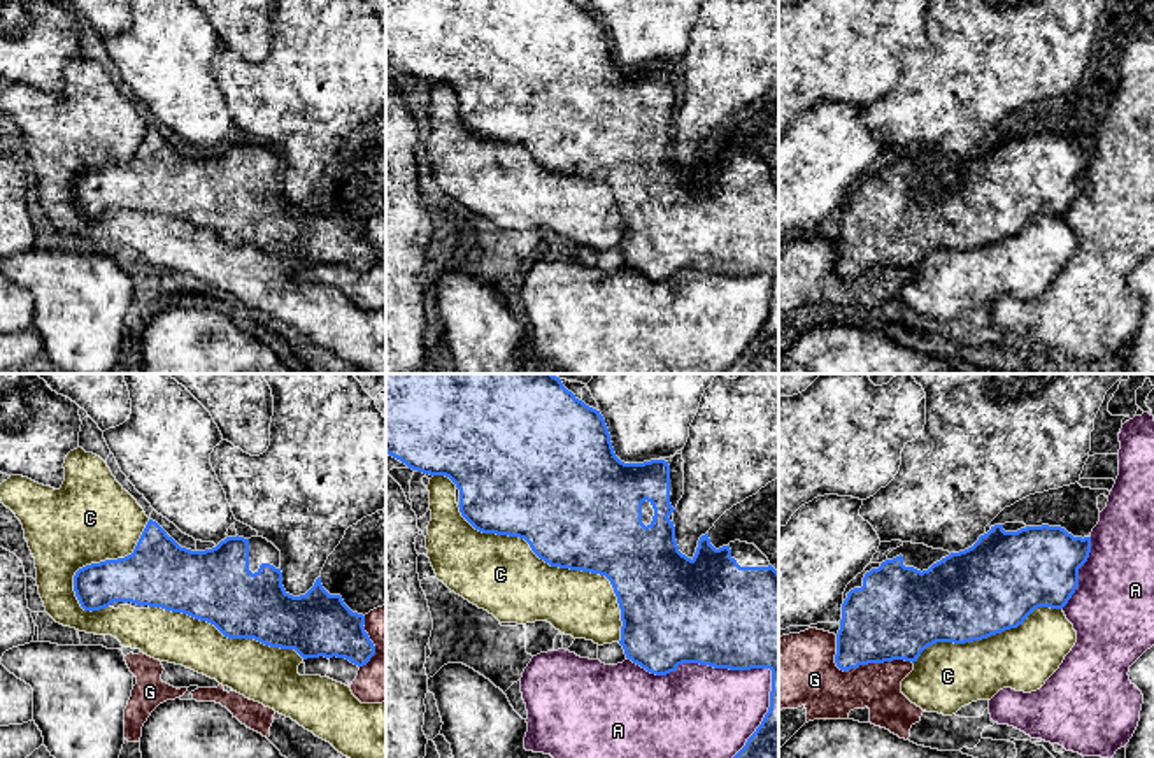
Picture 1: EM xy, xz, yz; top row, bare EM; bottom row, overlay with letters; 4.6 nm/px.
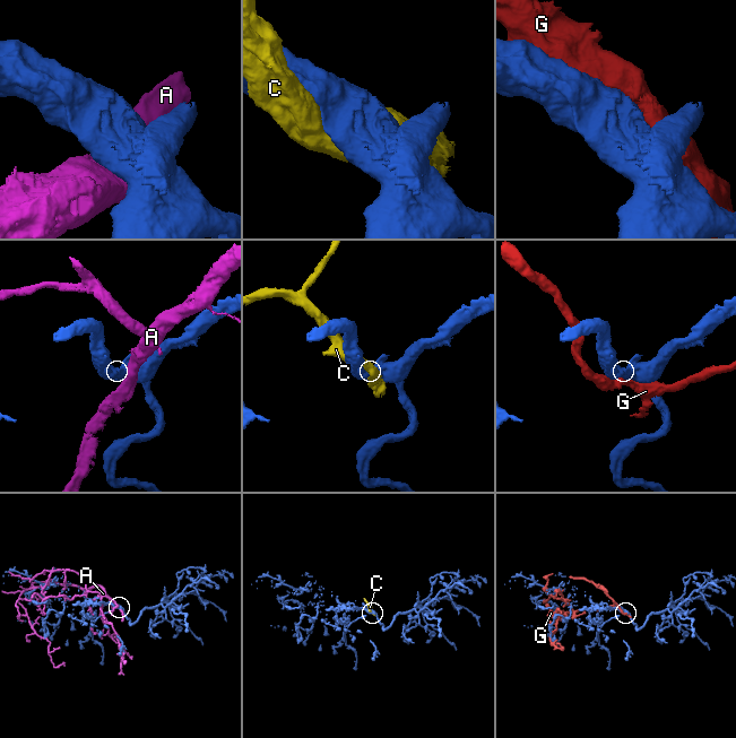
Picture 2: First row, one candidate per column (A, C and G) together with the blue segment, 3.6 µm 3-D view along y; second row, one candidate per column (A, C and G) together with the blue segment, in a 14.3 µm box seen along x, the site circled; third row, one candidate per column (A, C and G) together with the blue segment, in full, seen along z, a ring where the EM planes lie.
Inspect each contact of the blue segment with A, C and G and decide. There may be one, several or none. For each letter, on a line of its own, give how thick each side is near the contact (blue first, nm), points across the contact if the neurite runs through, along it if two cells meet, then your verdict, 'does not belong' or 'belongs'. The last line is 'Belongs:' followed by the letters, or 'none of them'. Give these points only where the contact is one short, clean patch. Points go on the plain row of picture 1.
A: calibres 480 and 480 nm; does not belong
C: calibres 500 and 340 nm; does not belong
G: calibres 380 and 280 nm; does not belong
Belongs: none of them

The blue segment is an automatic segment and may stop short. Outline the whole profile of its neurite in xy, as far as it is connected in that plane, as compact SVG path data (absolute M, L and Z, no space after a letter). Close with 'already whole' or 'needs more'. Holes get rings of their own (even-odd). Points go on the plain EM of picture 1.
M149 126L132 161L79 175L74 198L84 218L100 218L114 209L161 214L207 228L228 246L295 256L303 267L337 263L363 274L375 261L363 233L365 223L353 219L340 202L330 202L321 184L305 202L293 204L284 197L281 158L263 144L226 144L212 156L191 158Z | needs more

